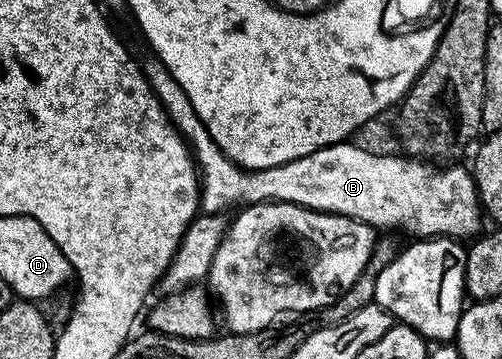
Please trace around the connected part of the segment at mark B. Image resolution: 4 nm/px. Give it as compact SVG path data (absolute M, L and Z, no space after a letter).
M149 58L148 61L143 61L142 67L144 69L144 77L148 79L148 85L152 88L152 93L160 99L162 106L164 107L164 113L167 114L168 119L171 120L172 125L179 130L180 135L184 137L188 142L188 147L191 148L193 157L196 161L196 167L198 169L198 175L200 178L200 208L208 214L224 214L231 210L239 209L241 206L247 206L249 204L263 204L265 202L279 202L281 204L297 204L303 208L309 208L315 212L333 212L339 216L349 216L355 220L361 220L362 223L370 225L377 230L383 230L383 228L405 228L408 232L413 232L413 237L416 238L472 238L481 231L480 228L480 216L482 220L482 209L480 206L480 195L476 192L476 179L471 174L471 171L467 167L464 168L448 168L452 166L440 166L435 172L433 165L429 161L423 158L409 158L407 155L399 154L400 156L392 156L393 154L385 154L377 152L371 147L359 148L358 145L352 144L353 142L345 142L342 144L335 144L334 146L326 146L322 150L314 150L314 154L306 154L302 158L298 158L294 162L286 162L285 164L279 164L273 168L263 168L262 170L249 170L247 168L240 167L239 164L234 163L224 151L214 142L214 138L210 138L210 134L206 130L206 126L198 118L198 114L194 110L194 106L190 106L190 98L186 98L186 94L182 90L182 86L178 86L178 82L170 74L170 70L162 61Z

